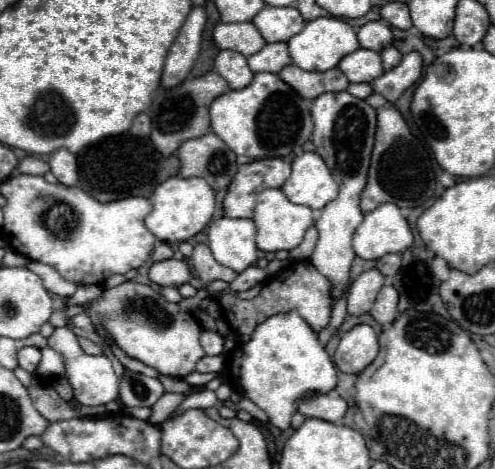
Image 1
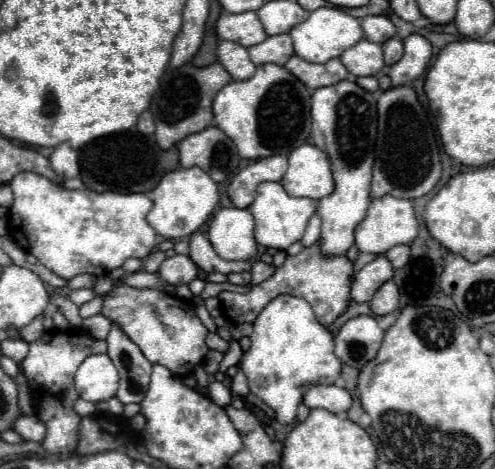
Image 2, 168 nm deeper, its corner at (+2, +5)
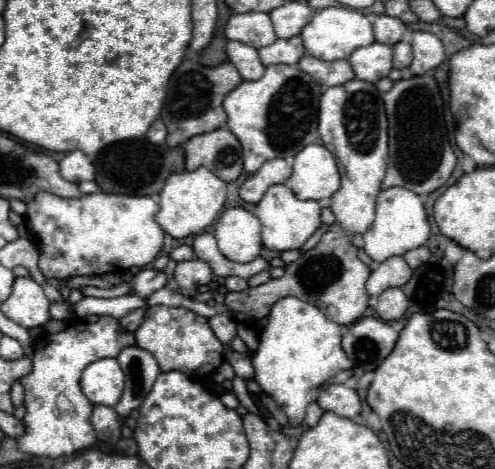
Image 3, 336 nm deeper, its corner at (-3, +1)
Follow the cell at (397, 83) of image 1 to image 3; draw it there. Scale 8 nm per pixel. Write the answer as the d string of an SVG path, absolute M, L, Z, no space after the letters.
M414 32L412 52L414 52L414 60L408 68L410 76L422 76L422 74L430 72L430 70L438 68L446 58L440 38L436 38L430 32Z

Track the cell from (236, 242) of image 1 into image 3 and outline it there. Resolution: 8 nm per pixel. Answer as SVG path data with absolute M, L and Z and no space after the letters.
M243 206L224 210L220 214L218 222L216 222L214 236L218 240L220 252L228 260L234 260L234 262L250 262L250 260L258 258L260 256L260 250L262 250L262 240L260 240L260 236L262 236L262 222L256 216L256 206L249 210Z

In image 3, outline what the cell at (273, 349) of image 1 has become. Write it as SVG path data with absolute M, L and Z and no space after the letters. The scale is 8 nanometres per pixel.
M292 296L282 298L272 306L266 328L260 334L260 346L252 356L254 380L284 410L292 426L298 426L304 420L306 406L316 400L326 382L340 372L352 370L340 340L340 326L328 320L318 306Z

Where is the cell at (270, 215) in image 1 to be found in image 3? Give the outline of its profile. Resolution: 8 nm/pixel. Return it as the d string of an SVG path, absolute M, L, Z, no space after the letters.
M270 186L256 206L256 216L262 222L262 244L268 250L284 252L298 250L320 228L320 206L316 200L298 200L288 186Z

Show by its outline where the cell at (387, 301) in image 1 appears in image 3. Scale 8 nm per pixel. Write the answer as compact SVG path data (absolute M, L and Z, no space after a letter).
M388 288L376 298L376 314L382 320L398 320L406 314L408 298L404 296L402 288Z

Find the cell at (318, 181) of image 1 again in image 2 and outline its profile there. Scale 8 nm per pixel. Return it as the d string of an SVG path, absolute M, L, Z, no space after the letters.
M301 144L289 154L289 170L281 180L289 196L321 200L333 192L331 164L315 144Z

